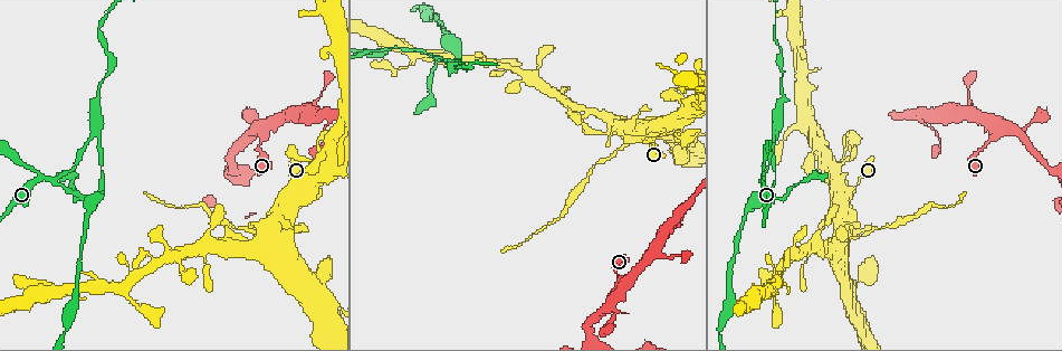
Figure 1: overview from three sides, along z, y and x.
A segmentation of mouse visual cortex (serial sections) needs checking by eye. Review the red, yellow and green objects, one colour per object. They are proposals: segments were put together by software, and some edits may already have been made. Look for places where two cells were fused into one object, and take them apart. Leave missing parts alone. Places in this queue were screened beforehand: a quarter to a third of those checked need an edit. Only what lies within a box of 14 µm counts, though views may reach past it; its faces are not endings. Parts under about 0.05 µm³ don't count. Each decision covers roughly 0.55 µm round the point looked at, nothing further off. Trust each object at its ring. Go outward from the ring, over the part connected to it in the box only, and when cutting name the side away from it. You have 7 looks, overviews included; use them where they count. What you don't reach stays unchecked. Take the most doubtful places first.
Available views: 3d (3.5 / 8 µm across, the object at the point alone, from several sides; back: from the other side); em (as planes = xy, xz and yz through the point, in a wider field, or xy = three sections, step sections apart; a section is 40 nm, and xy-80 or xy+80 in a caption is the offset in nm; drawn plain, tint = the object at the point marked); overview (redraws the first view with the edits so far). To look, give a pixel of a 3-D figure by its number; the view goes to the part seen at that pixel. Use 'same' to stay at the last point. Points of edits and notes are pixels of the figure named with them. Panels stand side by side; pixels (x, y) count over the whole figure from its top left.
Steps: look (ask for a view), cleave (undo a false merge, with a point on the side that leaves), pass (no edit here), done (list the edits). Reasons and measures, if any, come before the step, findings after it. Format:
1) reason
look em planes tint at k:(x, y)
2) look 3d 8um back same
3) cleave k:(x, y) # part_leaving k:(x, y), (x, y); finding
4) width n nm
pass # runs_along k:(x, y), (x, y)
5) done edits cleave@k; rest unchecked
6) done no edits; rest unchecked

three arms meet
look 3d 3.5um back at 1:(763, 177)

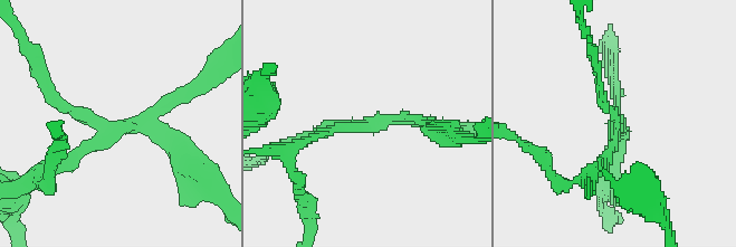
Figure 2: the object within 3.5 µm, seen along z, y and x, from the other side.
look em xy step 3 tint at 2:(367, 123)

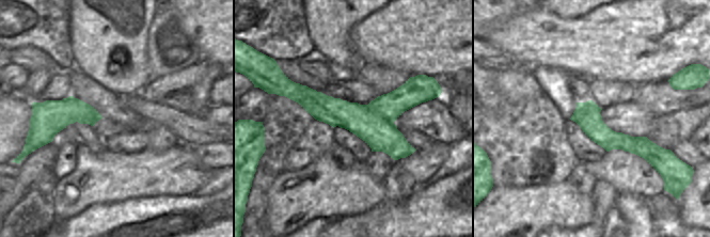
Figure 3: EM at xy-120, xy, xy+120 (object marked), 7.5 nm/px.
another direction
look em planes tint same

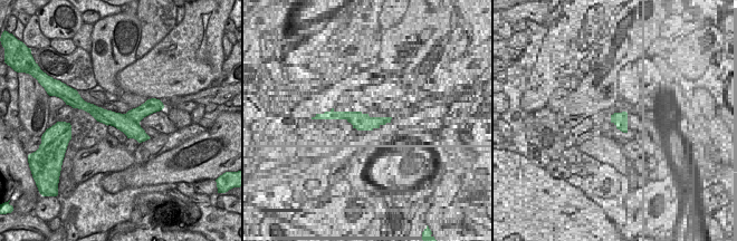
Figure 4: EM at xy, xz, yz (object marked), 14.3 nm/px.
width 300 nm
cleave 2:(74, 155) # border 4:(124, 114), (139, 123); a second cell is stuck on

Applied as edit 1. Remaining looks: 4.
redraw
look overview

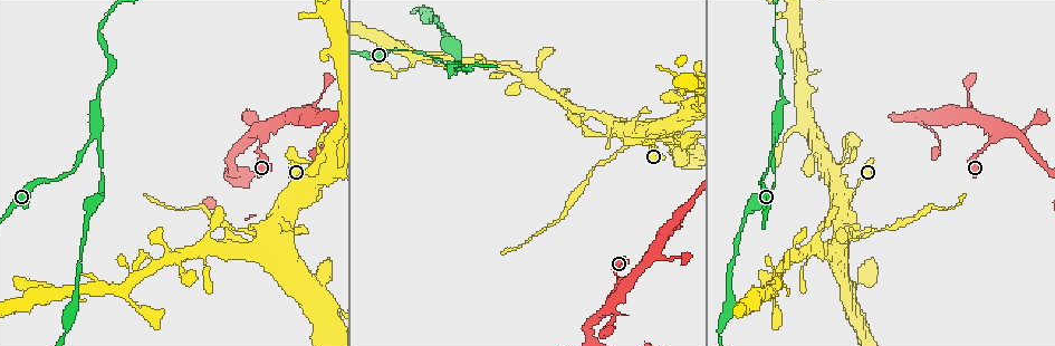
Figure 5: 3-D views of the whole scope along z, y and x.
two arms in line, one across
look 3d 8um at 5:(774, 134)

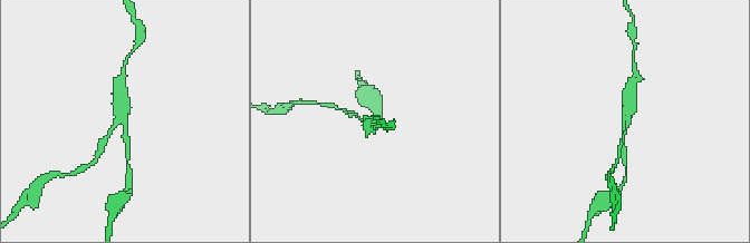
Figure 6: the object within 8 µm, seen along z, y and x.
arms 3; arm_widths 100, 150, 450 nm; need the tissue
look em xy step 2 tint at 6:(122, 118)

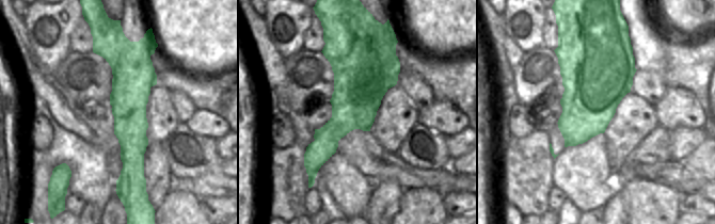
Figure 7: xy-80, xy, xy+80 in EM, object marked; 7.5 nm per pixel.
pass # runs_along 7:(109, 44), (130, 66), (128, 182); all the same cell

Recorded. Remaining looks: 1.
done edits cleave@2; rest unchecked

